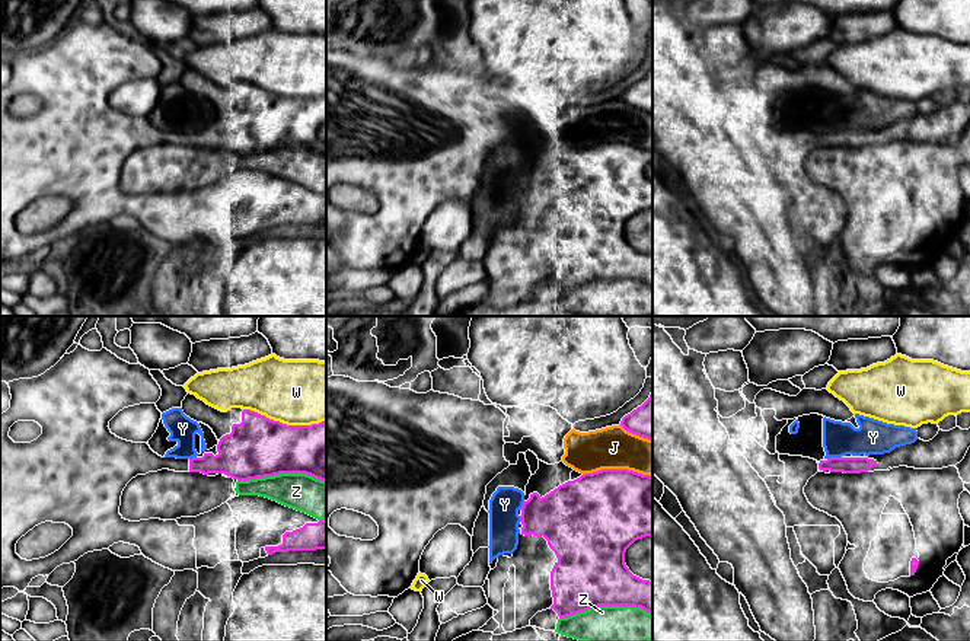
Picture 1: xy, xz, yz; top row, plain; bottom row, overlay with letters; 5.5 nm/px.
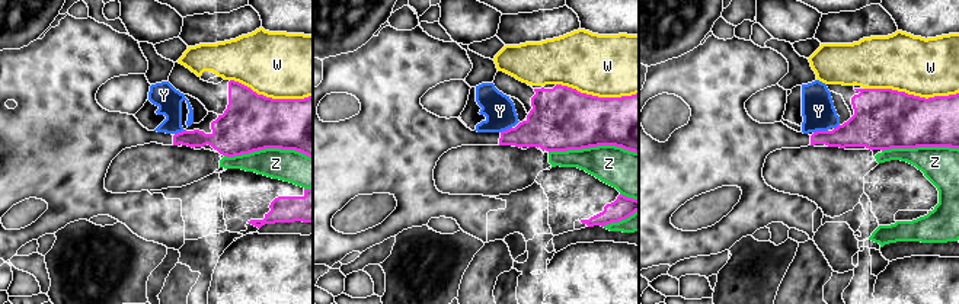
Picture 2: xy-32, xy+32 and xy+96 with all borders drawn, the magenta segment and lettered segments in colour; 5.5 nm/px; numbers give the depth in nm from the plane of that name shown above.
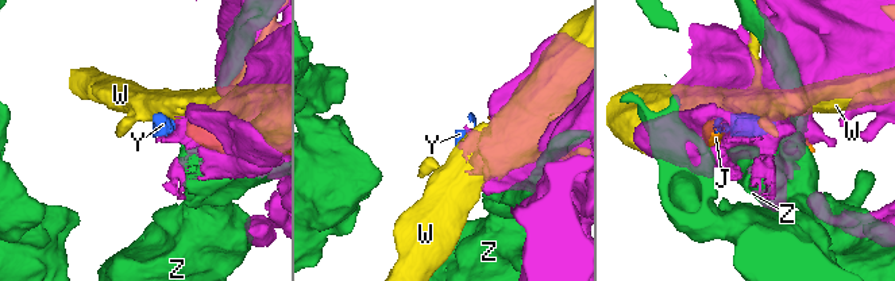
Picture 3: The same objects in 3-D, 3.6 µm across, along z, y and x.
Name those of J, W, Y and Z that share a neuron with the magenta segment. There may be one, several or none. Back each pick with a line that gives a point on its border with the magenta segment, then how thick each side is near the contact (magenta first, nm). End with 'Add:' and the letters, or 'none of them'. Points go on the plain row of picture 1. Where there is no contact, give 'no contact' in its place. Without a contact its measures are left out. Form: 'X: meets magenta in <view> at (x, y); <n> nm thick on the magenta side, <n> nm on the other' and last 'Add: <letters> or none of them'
Add: none of them

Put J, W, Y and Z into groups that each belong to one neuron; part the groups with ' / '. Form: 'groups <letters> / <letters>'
groups J Y / W / Z

